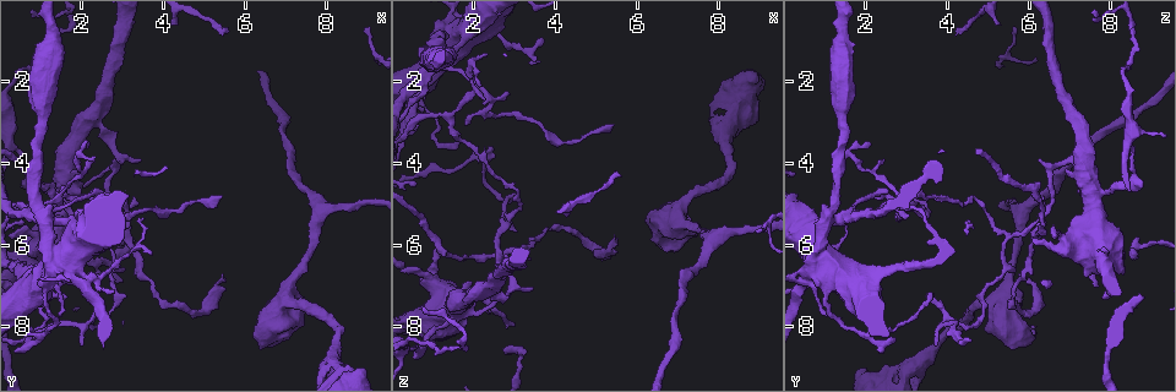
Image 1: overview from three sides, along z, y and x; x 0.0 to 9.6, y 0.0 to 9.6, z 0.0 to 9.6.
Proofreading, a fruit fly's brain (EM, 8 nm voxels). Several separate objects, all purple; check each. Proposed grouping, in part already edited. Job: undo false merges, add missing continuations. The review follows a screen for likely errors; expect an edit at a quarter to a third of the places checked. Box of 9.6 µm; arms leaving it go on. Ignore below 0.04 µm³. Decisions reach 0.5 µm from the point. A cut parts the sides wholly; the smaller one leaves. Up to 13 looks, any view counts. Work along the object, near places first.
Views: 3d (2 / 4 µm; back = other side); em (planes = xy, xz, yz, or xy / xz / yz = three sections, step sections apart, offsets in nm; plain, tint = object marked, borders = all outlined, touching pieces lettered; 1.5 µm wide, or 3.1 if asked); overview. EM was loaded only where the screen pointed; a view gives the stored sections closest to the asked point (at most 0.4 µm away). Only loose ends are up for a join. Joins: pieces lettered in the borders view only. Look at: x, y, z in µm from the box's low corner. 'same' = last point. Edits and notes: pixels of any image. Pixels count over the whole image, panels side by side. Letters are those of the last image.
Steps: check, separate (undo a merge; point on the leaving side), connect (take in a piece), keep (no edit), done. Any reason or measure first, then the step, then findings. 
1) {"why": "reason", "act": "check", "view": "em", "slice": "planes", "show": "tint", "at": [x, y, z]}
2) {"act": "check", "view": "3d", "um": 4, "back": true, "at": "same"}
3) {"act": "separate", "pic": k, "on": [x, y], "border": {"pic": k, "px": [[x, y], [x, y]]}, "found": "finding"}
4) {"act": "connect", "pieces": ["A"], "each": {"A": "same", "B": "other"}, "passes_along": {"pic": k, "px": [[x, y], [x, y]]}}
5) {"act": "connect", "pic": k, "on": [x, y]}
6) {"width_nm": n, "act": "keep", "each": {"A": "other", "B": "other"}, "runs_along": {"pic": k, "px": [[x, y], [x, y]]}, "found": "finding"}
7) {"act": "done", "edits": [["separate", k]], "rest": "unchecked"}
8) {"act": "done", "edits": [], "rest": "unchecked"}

{"why": "long arm stops here", "act": "check", "view": "3d", "um": 4, "at": [5.45, 6.65, 5.80]}

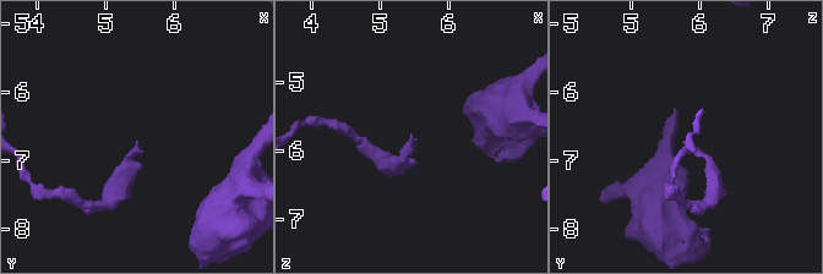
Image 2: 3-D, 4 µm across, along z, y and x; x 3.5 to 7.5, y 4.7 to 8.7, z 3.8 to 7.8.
{"act": "check", "view": "em", "slice": "yz", "step": 8, "show": "borders", "at": [5.45, 6.65, 5.75]}

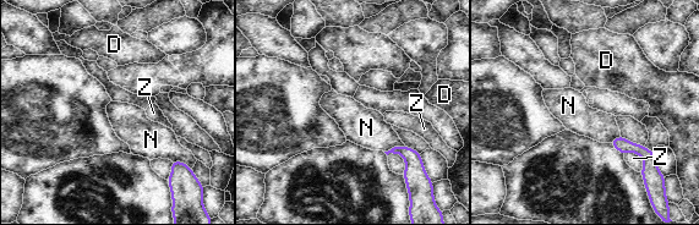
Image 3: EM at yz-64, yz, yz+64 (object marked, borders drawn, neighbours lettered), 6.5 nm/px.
{"why": "cut it another way", "act": "check", "view": "em", "slice": "planes", "show": "borders", "at": "same"}

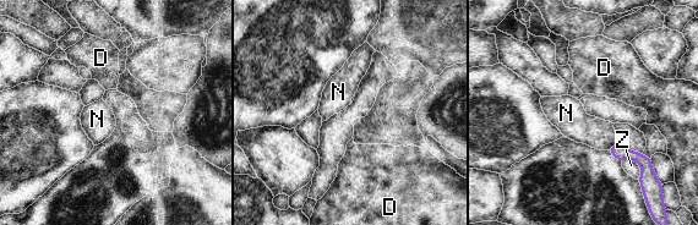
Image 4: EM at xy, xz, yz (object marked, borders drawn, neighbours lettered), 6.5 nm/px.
{"act": "keep", "each": {"D": "other", "N": "other", "Z": "other"}, "border": {"pic": 4, "px": [[617, 142], [606, 149]]}, "found": "none of them fits"}

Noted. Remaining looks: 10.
{"why": "sudden change in width", "act": "check", "view": "3d", "um": 4, "at": [1.60, 6.70, 0.60]}

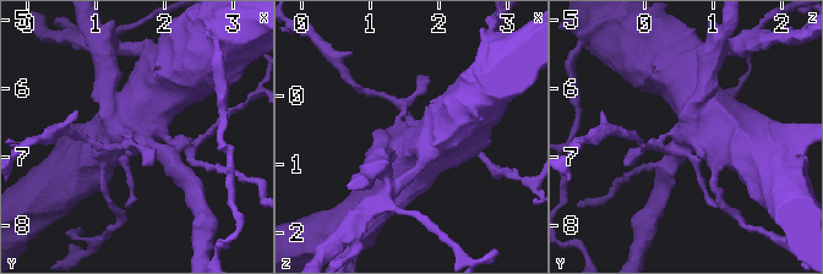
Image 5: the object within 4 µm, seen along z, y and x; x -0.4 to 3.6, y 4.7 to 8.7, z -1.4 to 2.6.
{"why": "need the tissue", "act": "check", "view": "em", "slice": "planes", "show": "borders", "at": [1.55, 6.65, 0.65]}

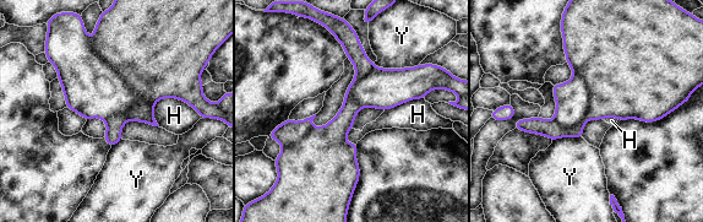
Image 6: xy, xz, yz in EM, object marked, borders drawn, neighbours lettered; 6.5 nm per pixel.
{"width_nm": 480, "longest_contact_nm": ["H", 340], "act": "separate", "pic": 6, "on": [620, 86], "each": {"H": "other", "Y": "other"}, "found": "two neurons meet here"}

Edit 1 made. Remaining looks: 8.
{"why": "an open end", "act": "check", "view": "3d", "um": 2, "at": [2.30, 3.95, 2.40]}

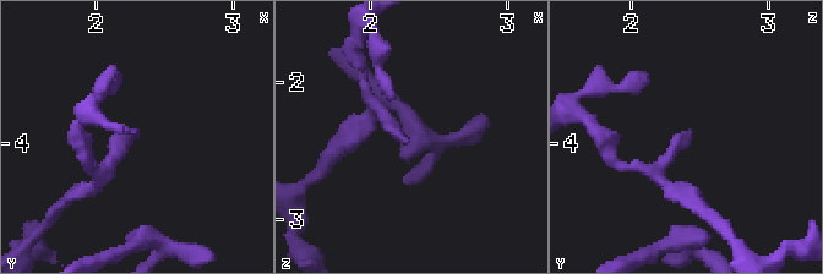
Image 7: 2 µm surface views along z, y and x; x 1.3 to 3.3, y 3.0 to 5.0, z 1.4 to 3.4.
{"why": "now the EM", "act": "check", "view": "em", "slice": "planes", "show": "tint", "at": [2.26, 3.92, 2.42]}

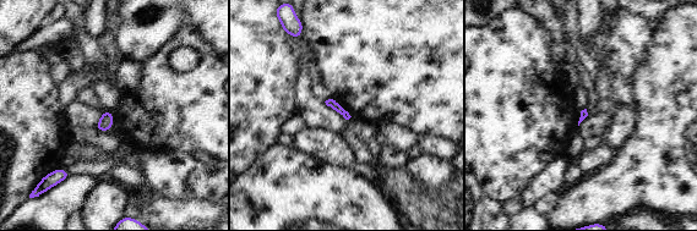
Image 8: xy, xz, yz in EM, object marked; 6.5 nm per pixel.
{"why": "see the neighbours", "act": "check", "view": "em", "slice": "planes", "show": "borders", "at": "same"}

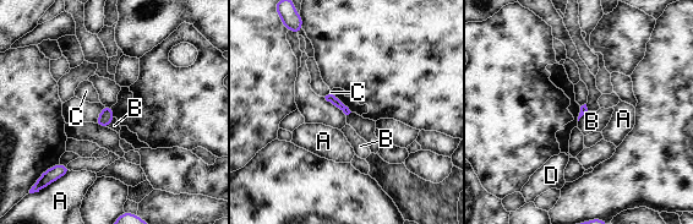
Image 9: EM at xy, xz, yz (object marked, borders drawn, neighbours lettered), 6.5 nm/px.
{"act": "keep", "each": {"A": "other", "B": "other", "C": "other", "D": "other"}, "border": {"pic": 9, "px": [[114, 118], [105, 126]]}, "found": "none of them fits"}

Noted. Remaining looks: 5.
{"why": "thick turns thin", "act": "check", "view": "3d", "um": 2, "back": true, "at": [1.30, 0.80, 1.40]}

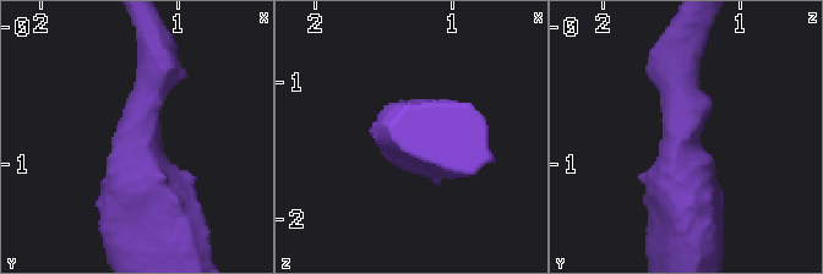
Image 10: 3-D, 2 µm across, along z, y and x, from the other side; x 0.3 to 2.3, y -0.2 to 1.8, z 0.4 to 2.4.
{"arm_widths_nm": [280, 500], "why": "now the EM", "act": "check", "view": "em", "slice": "yz", "step": 8, "show": "tint", "at": [1.34, 0.80, 1.42]}

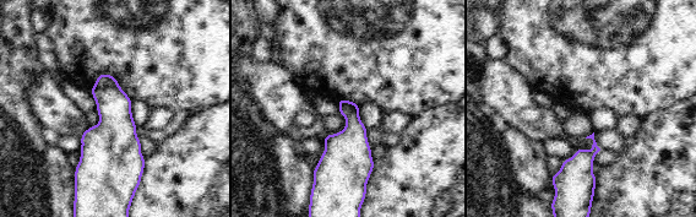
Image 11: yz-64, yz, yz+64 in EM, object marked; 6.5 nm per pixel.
{"why": "another direction", "act": "check", "view": "em", "slice": "planes", "show": "borders", "at": "same"}

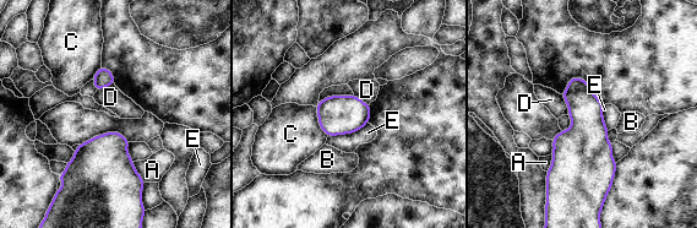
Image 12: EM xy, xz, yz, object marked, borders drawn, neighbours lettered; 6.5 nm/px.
{"act": "keep", "each": {"A": "other", "B": "other", "C": "other", "D": "other", "E": "other"}, "border": {"pic": 12, "px": [[561, 94], [567, 107], [567, 114]]}, "found": "one neuron here"}

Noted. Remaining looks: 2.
{"act": "done", "edits": [["separate", 6]], "rest": "unchecked"}

